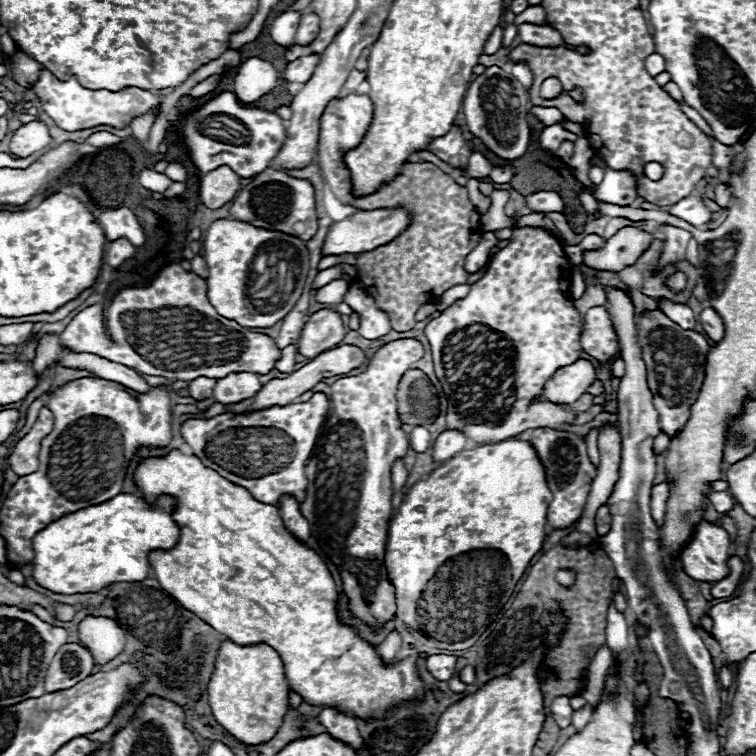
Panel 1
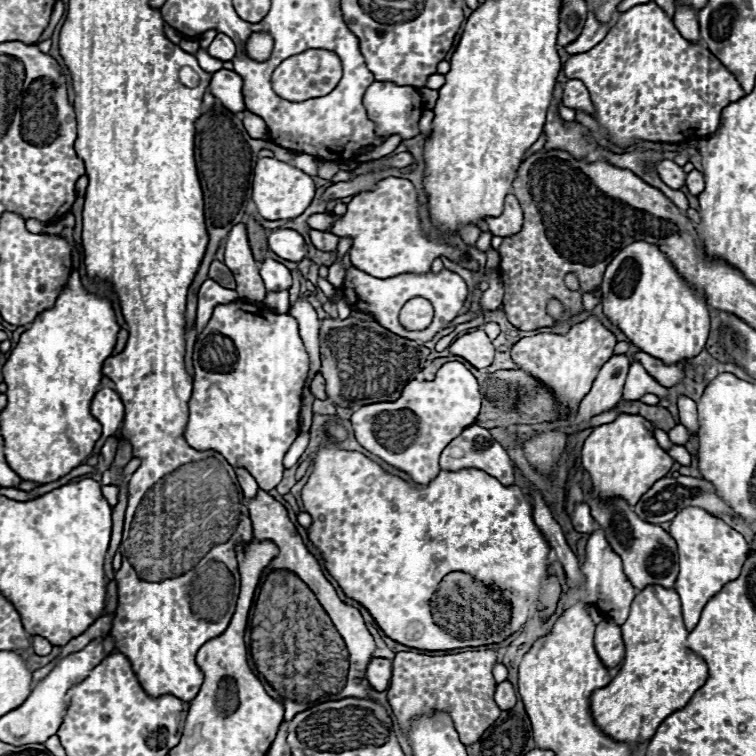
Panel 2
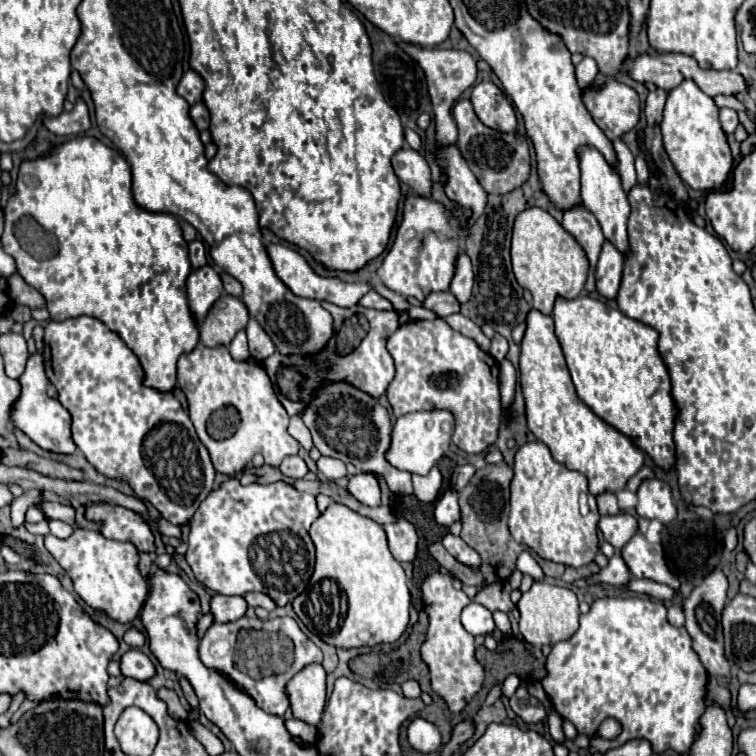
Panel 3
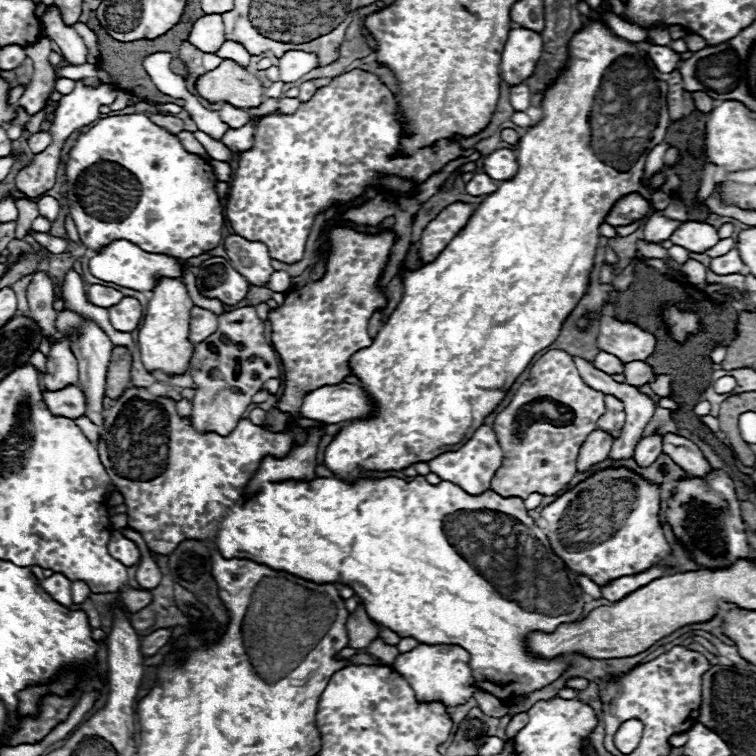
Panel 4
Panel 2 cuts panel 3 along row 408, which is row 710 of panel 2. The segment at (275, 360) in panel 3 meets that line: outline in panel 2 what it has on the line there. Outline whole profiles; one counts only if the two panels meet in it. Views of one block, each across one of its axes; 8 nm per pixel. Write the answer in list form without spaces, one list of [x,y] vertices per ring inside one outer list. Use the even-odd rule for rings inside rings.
[[[286,700],[285,701],[285,717],[284,721],[289,722],[291,721],[294,716],[304,710],[306,710],[308,707],[313,706],[314,703],[310,704],[298,704],[292,700]]]

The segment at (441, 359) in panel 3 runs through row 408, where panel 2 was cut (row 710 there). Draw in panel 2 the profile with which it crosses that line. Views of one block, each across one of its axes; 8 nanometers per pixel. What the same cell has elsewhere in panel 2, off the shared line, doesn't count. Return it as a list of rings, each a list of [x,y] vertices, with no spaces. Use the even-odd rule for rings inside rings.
[[[494,650],[462,652],[448,656],[398,652],[392,662],[394,662],[394,674],[388,690],[388,702],[404,734],[408,732],[408,724],[412,718],[420,714],[432,714],[436,710],[446,710],[454,720],[460,740],[466,746],[470,746],[476,740],[480,740],[480,736],[500,716],[500,708],[494,702],[494,690],[496,690],[496,680],[492,676],[492,668],[496,664]]]

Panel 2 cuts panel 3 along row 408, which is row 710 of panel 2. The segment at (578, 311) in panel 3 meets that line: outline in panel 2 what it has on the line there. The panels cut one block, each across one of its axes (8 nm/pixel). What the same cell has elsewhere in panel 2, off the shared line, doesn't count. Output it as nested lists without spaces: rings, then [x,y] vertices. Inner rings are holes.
[[[650,584],[632,602],[630,616],[622,624],[626,658],[614,680],[592,694],[590,708],[596,726],[618,742],[636,746],[656,734],[656,728],[672,712],[684,708],[692,694],[708,678],[706,662],[688,648],[688,630],[682,620],[680,596],[674,588]]]

